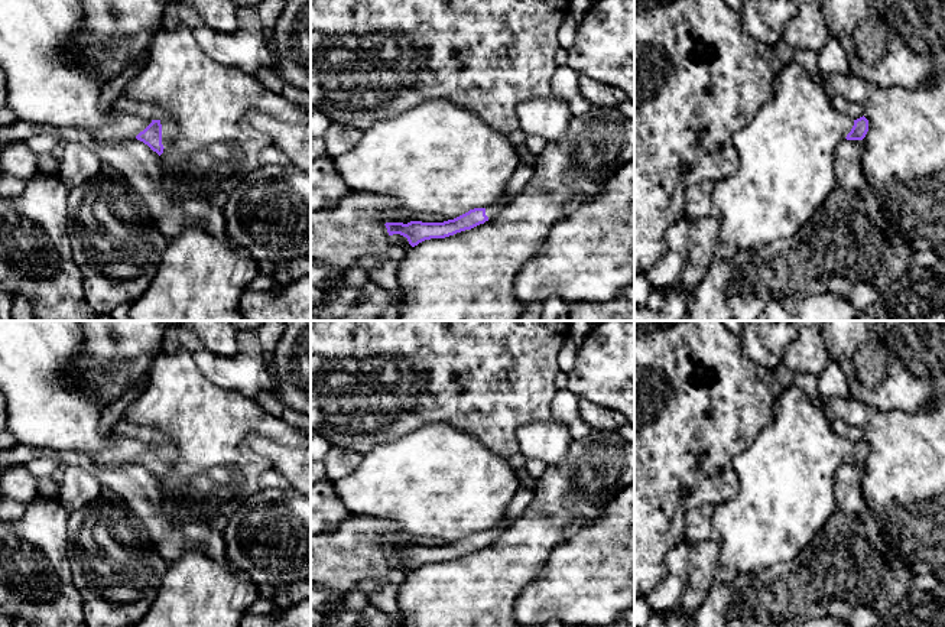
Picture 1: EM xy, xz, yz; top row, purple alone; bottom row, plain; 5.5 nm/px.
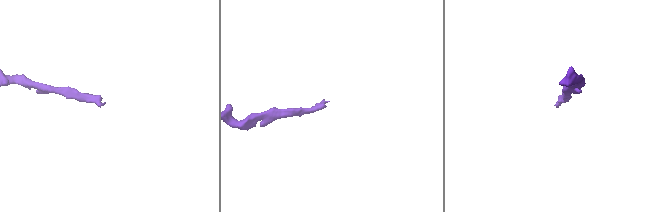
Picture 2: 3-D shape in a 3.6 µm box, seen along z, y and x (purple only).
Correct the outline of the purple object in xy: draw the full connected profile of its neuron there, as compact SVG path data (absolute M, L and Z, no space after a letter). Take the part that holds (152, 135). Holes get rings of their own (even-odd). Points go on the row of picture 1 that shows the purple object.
M152 120L152 123L140 131L136 139L147 144L159 156L171 146L178 133L175 121Z

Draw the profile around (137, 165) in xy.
M137 139L94 144L103 165L116 170L143 198L152 218L169 240L186 230L199 228L237 247L228 235L224 208L208 199L207 194L189 198L169 192L163 185L160 157Z

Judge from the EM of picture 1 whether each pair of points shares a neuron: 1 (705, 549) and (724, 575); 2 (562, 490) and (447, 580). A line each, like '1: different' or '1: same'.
1: same
2: same

